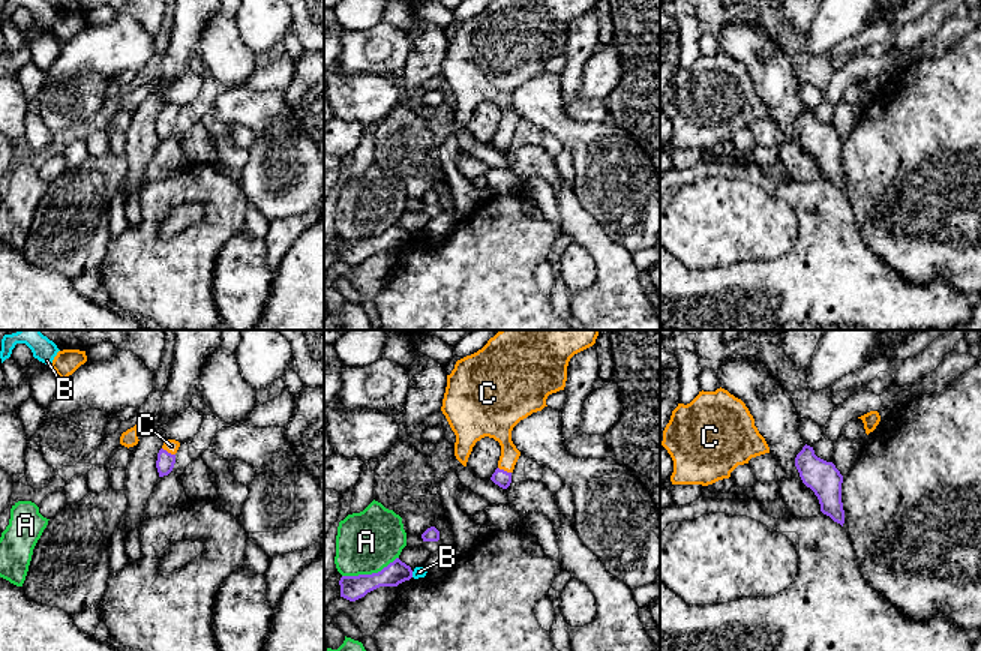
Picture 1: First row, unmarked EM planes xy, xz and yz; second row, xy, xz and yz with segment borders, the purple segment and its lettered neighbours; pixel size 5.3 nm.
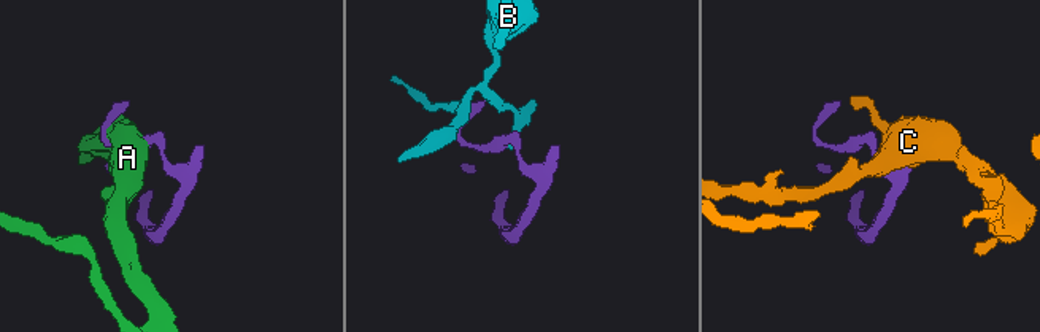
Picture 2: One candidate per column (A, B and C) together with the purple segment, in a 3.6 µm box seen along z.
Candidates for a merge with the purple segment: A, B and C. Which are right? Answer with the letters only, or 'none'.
C

